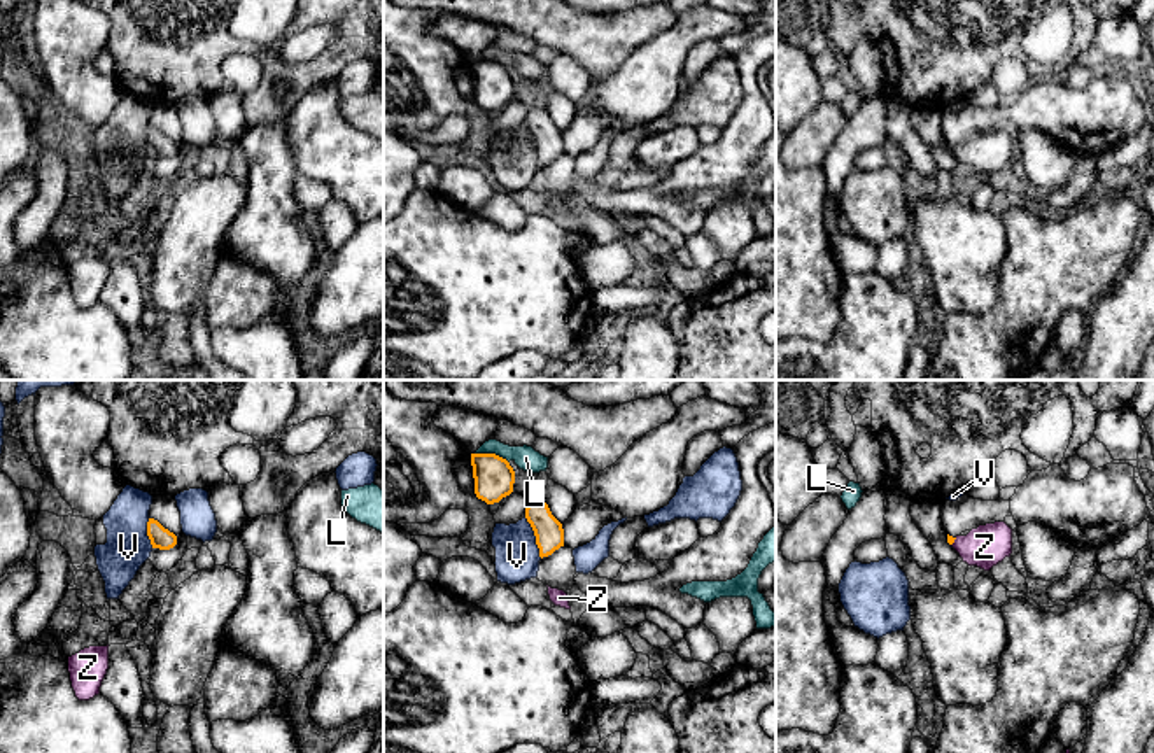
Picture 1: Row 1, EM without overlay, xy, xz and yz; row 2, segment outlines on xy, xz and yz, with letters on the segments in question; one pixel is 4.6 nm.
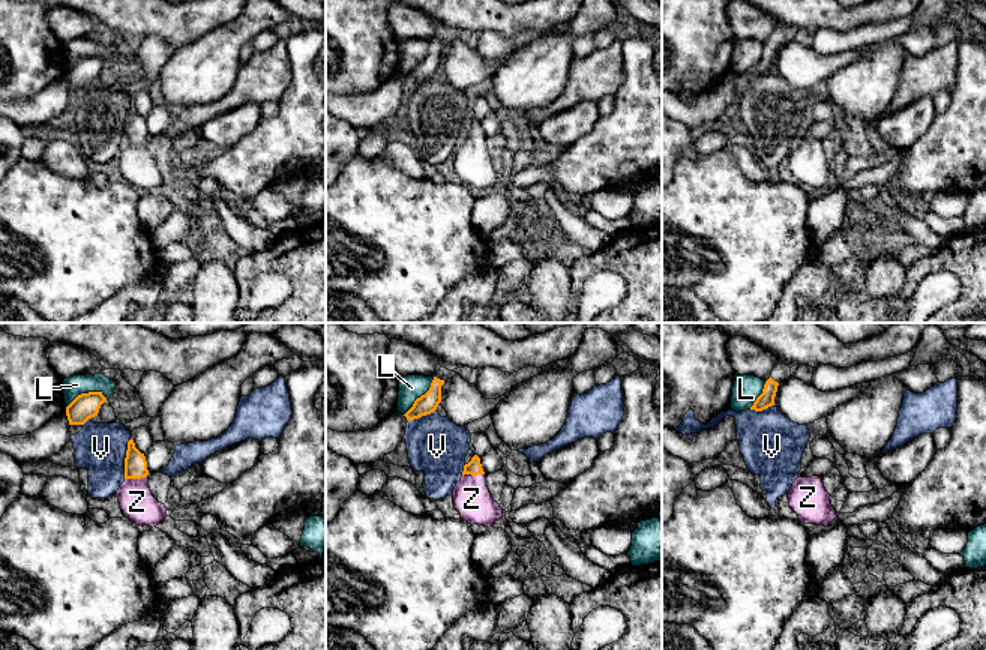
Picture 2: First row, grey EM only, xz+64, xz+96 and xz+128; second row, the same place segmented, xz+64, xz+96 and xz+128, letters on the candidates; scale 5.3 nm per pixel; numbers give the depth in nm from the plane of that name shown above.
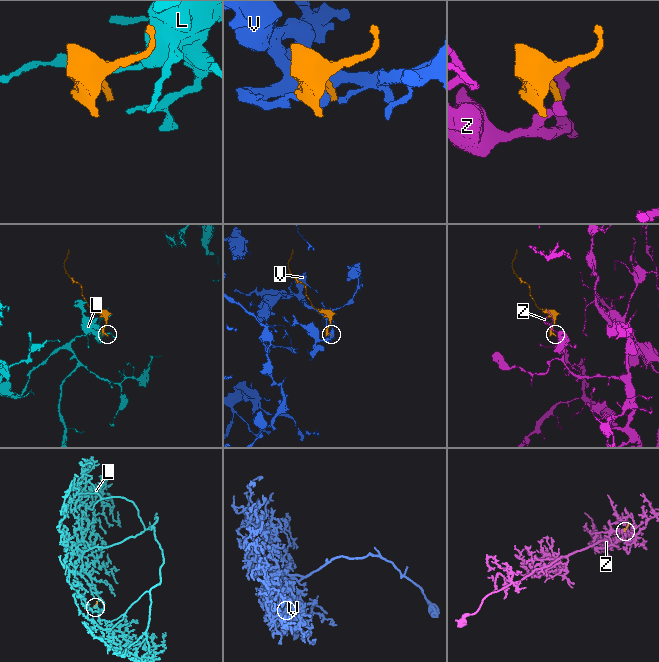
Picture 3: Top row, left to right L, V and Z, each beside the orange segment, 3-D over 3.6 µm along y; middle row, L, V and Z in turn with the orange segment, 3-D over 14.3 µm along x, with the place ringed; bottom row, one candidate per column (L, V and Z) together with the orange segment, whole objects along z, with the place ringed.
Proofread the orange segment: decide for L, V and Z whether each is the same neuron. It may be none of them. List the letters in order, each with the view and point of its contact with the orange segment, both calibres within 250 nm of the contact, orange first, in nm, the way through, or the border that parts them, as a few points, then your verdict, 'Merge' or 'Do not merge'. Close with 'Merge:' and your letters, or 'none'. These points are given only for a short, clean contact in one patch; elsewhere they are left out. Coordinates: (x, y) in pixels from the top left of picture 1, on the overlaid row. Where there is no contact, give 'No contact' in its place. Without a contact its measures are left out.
L: Touches orange at xz (492, 454). Thickness 180 nm (orange) against 110 nm. Boundary: xz (475, 452), (494, 452), (508, 463). Do not merge
V: Touches orange at xz (536, 538). Thickness 130 nm (orange) against 200 nm. Do not merge
Z: Touches orange at yz (953, 541). Thickness 30 nm (orange) against 190 nm. Path across: yz (949, 538), (953, 541), (967, 547), (985, 547). Merge
Merge: Z

